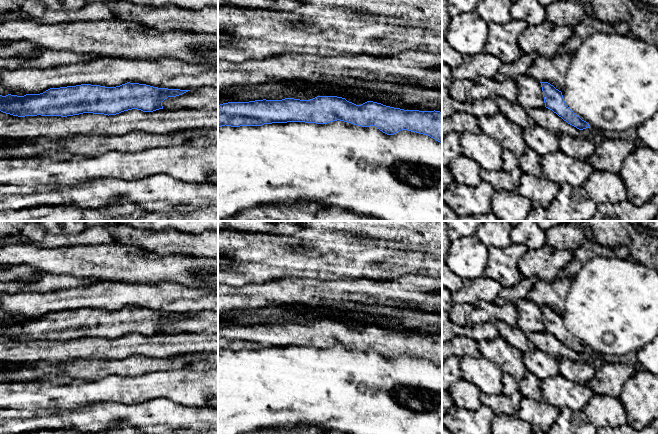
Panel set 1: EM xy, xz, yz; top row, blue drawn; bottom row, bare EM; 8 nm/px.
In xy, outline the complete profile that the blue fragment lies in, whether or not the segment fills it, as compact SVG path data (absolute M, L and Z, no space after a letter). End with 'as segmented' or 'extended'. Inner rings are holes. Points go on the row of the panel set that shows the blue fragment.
M127 82L116 87L81 84L60 88L50 88L40 94L17 96L0 95L0 111L18 117L25 116L73 116L83 113L116 115L124 111L137 109L153 112L163 109L162 102L168 97L176 97L190 90L158 88L146 84Z; as segmented

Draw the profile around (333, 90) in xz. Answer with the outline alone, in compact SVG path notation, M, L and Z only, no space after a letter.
M334 81L330 86L315 87L312 92L320 92L323 96L342 97L356 105L373 101L404 110L442 112L442 90L438 89L402 90L380 86L371 91L361 83Z

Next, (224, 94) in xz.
M276 83L258 84L258 85L230 85L218 89L218 105L231 102L230 97L236 91L256 91L263 95L268 95L273 91L281 91L282 87Z

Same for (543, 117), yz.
M530 108L527 110L528 115L533 119L536 125L547 129L554 135L558 136L561 133L568 134L571 137L581 137L581 130L568 124L552 110L543 108Z

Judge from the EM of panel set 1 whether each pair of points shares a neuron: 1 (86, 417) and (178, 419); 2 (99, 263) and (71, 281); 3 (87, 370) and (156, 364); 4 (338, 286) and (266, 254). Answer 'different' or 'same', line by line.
1: same
2: different
3: same
4: different

